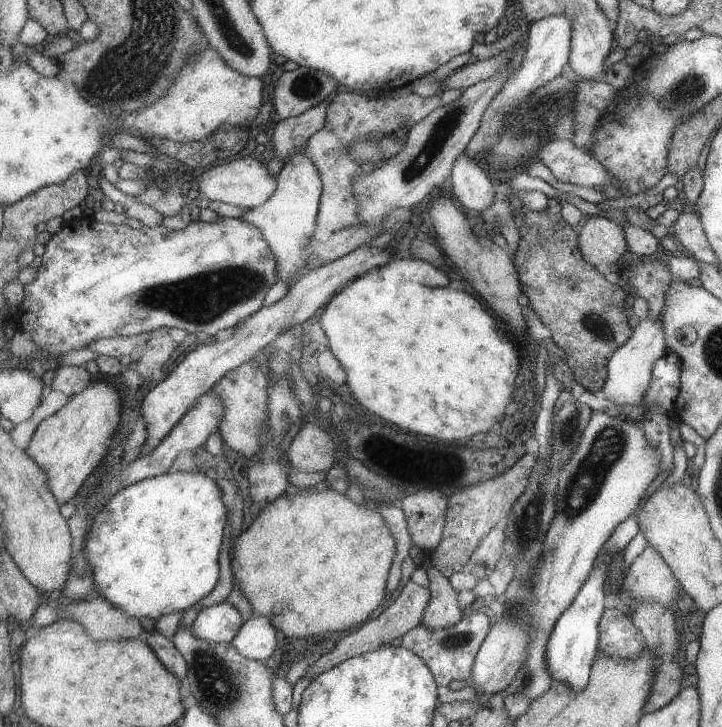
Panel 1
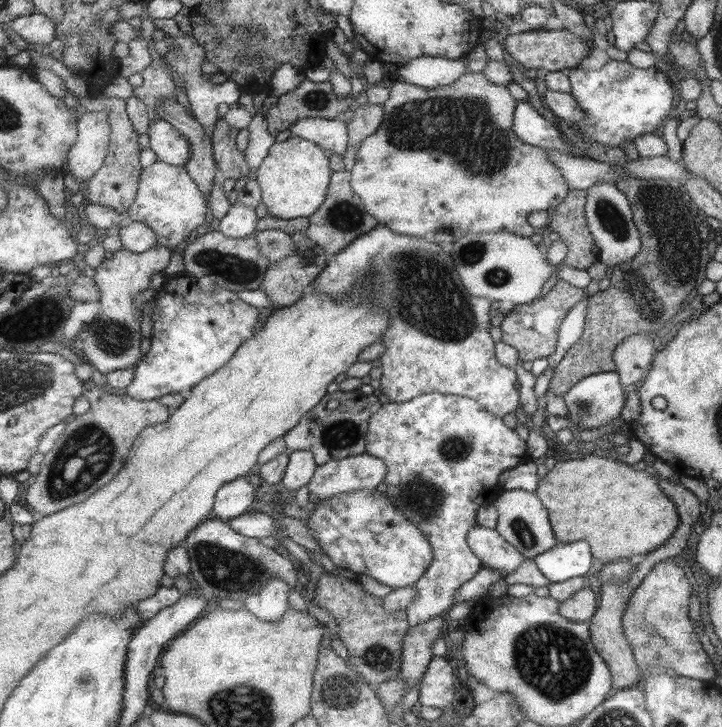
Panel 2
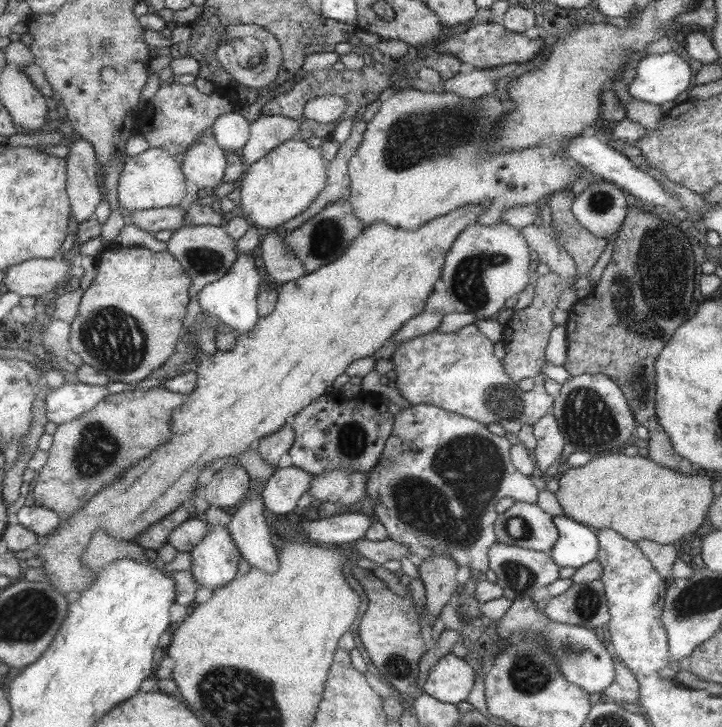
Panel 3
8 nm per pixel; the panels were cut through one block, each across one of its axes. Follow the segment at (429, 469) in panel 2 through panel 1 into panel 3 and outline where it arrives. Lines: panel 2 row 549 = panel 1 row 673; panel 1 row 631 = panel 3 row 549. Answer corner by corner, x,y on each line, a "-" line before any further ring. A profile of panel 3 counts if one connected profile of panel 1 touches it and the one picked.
427,404
411,405
394,415
385,451
367,474
365,490
374,500
373,516
385,528
388,539
407,546
417,566
431,556
449,556
457,567
467,565
479,577
489,569
490,547
497,542
494,534
497,501
509,496
515,501
535,504
537,498
537,488
529,477
517,472
509,462
505,435
491,434
475,419

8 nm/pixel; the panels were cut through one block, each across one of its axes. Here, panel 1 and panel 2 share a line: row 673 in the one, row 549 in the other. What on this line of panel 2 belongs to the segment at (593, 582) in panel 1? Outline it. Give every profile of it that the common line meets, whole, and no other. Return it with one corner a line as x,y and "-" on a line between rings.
581,540
553,546
532,562
550,584
555,584
587,574
592,556
588,543

